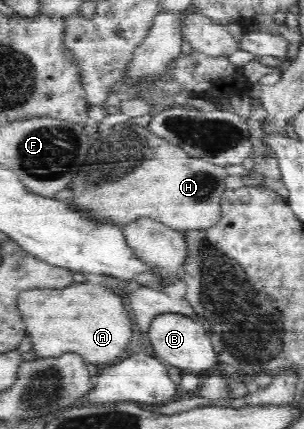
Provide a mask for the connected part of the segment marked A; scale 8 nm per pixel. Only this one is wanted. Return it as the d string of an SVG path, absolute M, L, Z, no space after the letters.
M86 280L61 289L22 291L17 300L16 315L31 340L31 356L56 357L65 352L82 354L92 364L120 360L127 355L132 340L132 320L124 300L110 287L93 285Z

